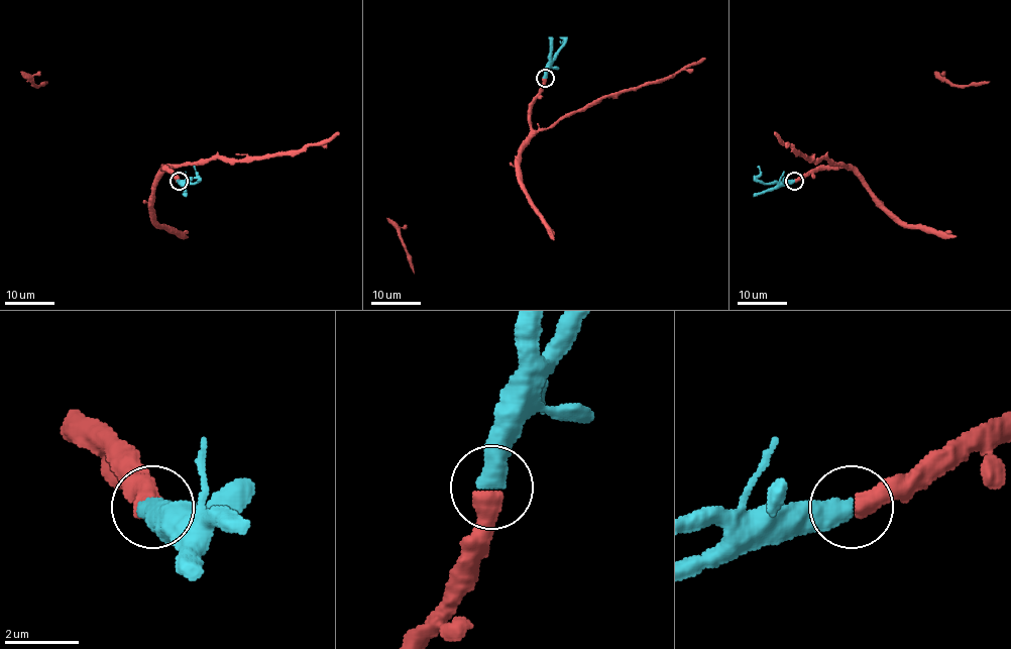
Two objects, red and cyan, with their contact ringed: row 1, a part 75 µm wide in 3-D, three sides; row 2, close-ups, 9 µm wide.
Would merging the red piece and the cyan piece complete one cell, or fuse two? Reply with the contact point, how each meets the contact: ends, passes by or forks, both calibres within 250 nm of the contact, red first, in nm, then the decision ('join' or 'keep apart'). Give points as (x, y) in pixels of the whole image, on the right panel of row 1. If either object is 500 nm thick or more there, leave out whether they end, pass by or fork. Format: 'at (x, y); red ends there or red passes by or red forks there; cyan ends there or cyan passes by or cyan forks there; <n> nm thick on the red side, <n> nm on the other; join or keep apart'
at (794, 181); 550 nm thick on the red side, 550 nm on the other; join

